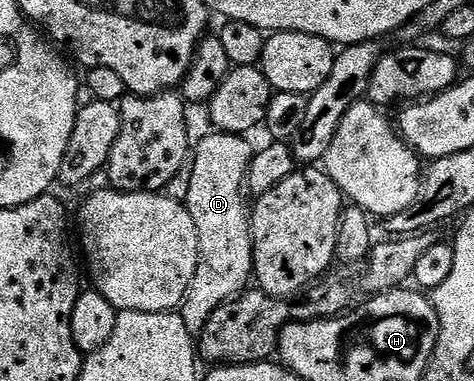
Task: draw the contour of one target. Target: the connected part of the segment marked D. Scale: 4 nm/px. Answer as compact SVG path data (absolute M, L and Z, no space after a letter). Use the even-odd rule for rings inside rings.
M212 131L212 136L207 136L199 145L194 145L193 179L189 182L189 194L186 206L193 218L193 226L197 226L197 242L199 243L199 261L197 270L193 274L193 282L189 282L189 290L183 295L181 315L185 326L193 334L198 334L205 322L209 322L209 314L217 310L226 300L234 300L248 287L255 266L255 249L251 247L251 217L249 204L243 201L247 171L251 165L253 148L246 144L242 135L233 132Z

